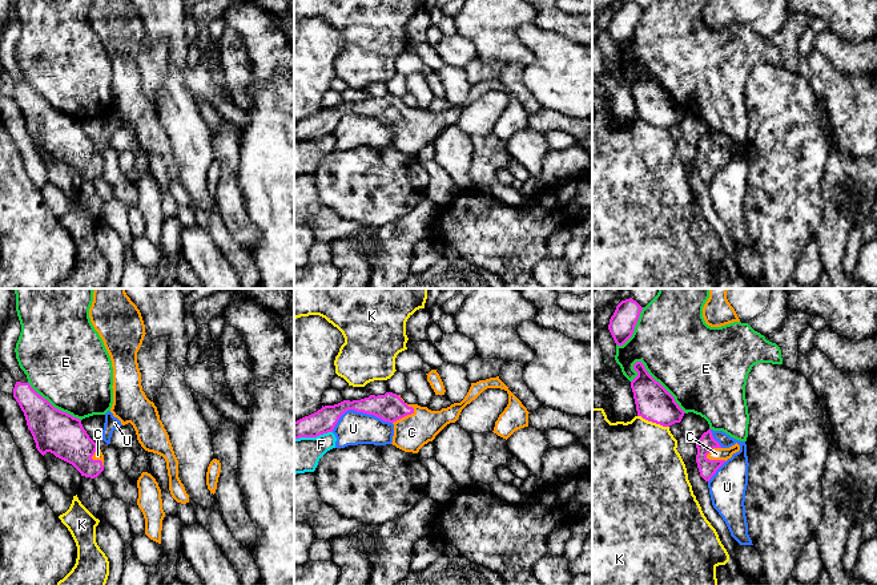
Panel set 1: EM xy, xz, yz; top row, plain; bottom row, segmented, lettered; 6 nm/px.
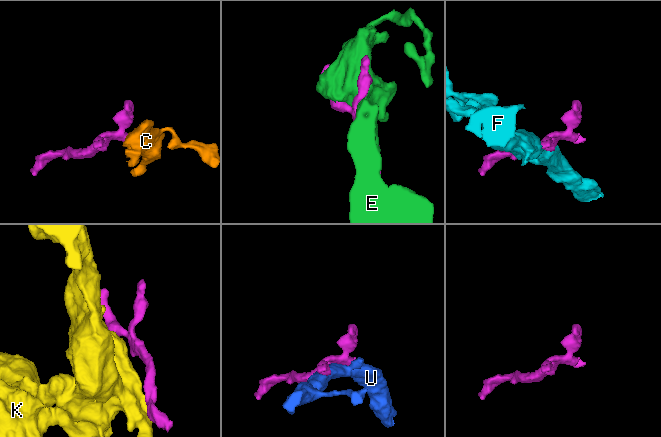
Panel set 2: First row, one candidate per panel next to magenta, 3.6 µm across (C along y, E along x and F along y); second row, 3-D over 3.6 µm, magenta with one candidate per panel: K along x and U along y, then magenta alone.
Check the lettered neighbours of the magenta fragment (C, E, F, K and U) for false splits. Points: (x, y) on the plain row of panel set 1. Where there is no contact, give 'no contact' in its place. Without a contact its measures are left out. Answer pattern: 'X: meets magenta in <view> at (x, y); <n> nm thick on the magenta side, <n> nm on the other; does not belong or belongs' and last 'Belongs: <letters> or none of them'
C: meets magenta in xz at (411, 115); 170 nm thick on the magenta side, 220 nm on the other; belongs
E: meets magenta in yz at (659, 85); 220 nm thick on the magenta side, 480 nm on the other; does not belong
F: meets magenta in xz at (313, 138); 150 nm thick on the magenta side, 220 nm on the other; does not belong
K: meets magenta in yz at (654, 124); 220 nm thick on the magenta side, 480 nm on the other; does not belong
U: meets magenta in xz at (358, 113); 170 nm thick on the magenta side, 200 nm on the other; does not belong
Belongs: C

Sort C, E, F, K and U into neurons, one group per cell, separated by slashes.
C / E / F / K / U

